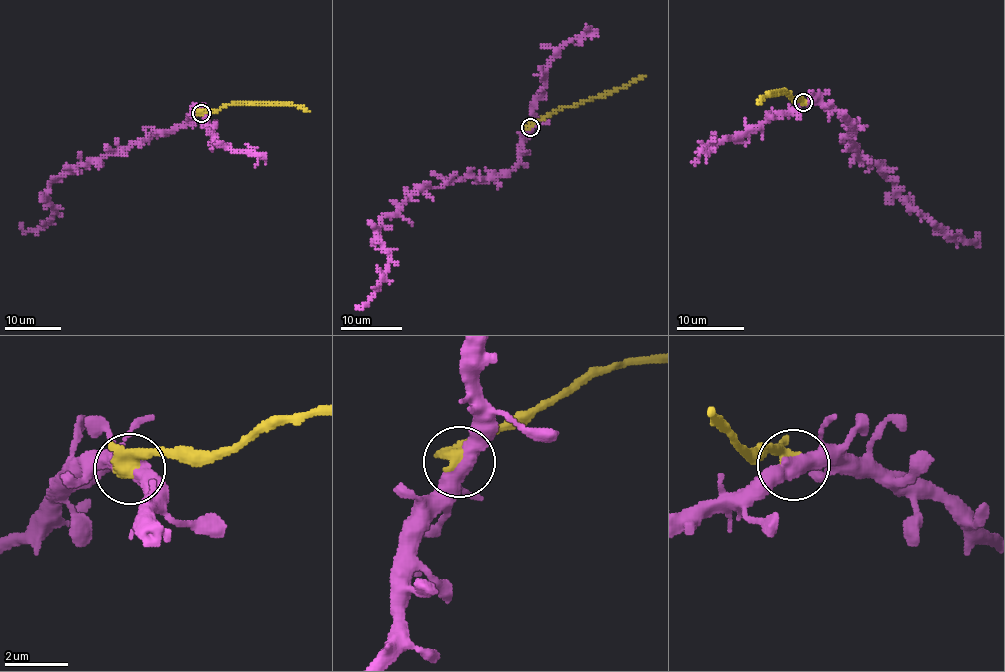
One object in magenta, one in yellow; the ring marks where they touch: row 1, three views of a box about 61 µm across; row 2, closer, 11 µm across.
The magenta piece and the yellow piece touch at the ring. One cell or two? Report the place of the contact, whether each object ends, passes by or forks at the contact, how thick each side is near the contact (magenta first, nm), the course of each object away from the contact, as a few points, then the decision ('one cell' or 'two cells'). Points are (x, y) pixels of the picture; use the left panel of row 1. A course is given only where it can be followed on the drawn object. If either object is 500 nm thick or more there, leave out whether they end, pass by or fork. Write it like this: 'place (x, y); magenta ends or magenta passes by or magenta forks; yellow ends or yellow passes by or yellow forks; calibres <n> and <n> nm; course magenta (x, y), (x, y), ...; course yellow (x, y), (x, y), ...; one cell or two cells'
place (201, 113); calibres 500 and 550 nm; course magenta (200, 113), (178, 128), (134, 140), (56, 175), (46, 193), (55, 207), (51, 219), (29, 231), (20, 223); course yellow (200, 113), (230, 104), (294, 105), (309, 112); two cells

